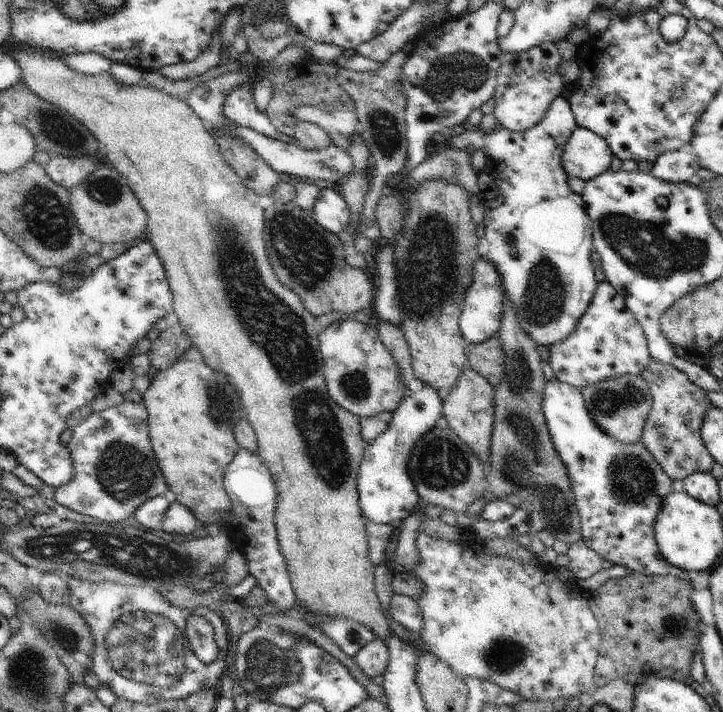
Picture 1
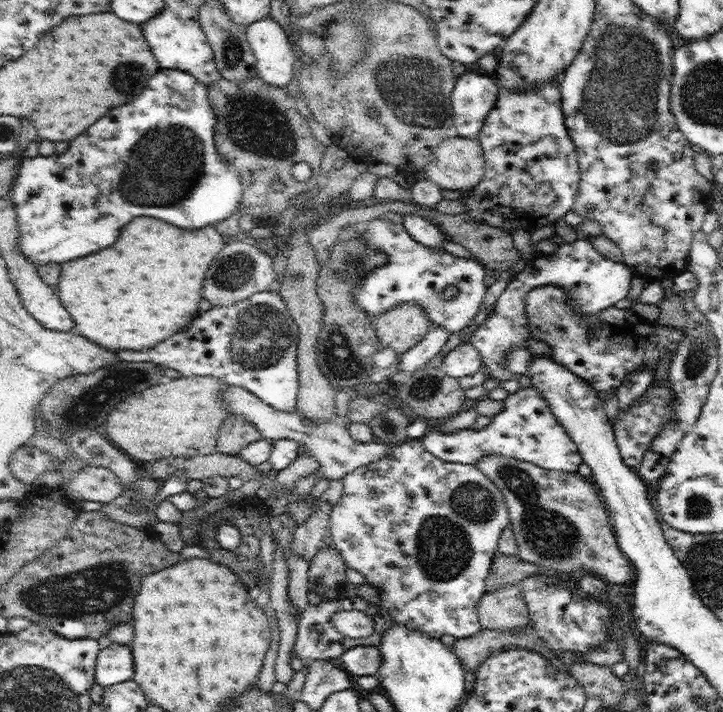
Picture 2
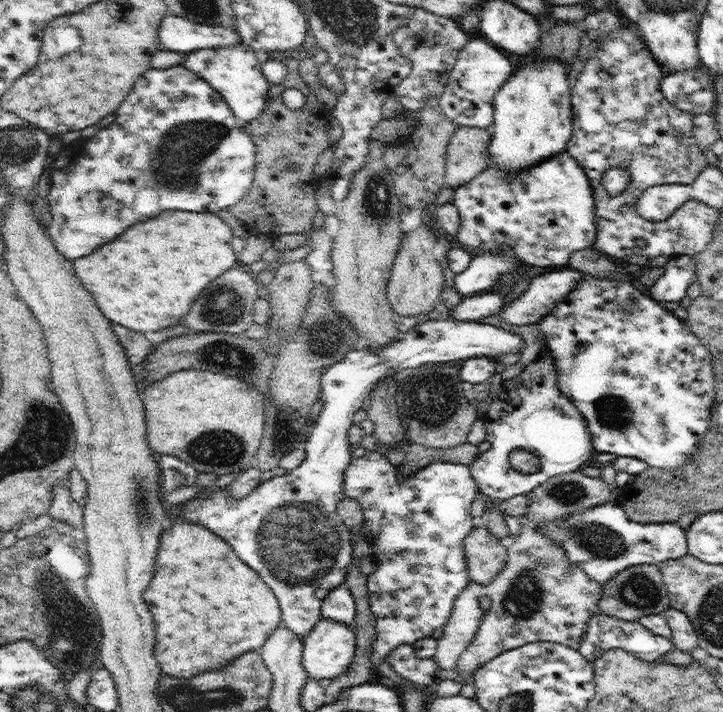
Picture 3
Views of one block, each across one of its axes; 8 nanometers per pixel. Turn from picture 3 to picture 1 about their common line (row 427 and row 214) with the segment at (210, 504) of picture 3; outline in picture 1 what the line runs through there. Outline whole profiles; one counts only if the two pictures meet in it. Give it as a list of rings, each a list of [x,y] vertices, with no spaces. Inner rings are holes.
[[[337,187],[322,188],[311,211],[312,218],[332,234],[343,236],[350,224],[350,207]]]

